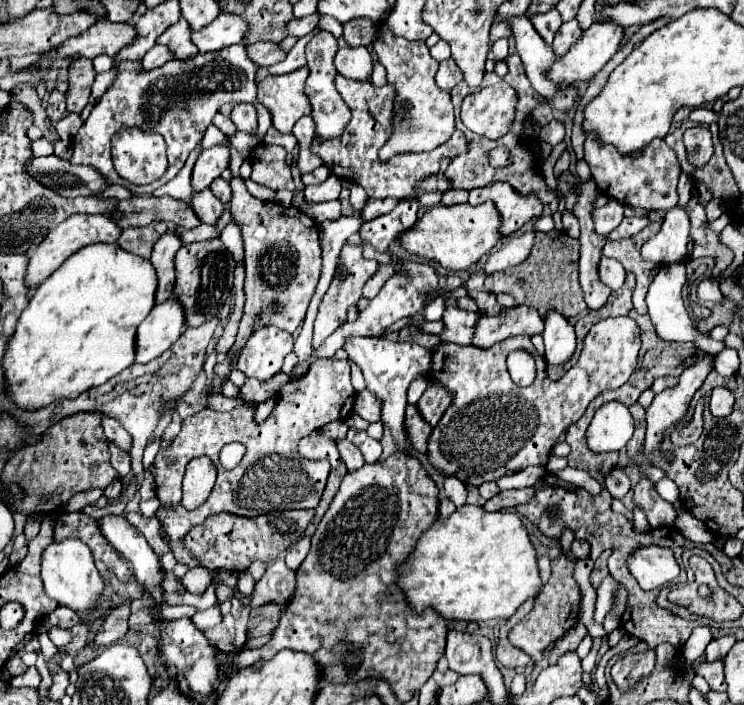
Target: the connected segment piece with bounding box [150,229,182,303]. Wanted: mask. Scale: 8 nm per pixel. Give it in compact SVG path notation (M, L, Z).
M166 231L154 245L152 251L152 265L156 267L158 273L158 291L156 291L156 303L162 303L172 297L172 285L176 283L176 267L174 267L174 257L178 249L182 247L178 231Z

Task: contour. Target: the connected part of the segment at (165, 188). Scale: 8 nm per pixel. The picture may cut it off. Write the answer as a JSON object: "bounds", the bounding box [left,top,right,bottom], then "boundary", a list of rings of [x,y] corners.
{"bounds":[152,142,201,203],"boundary":[[[201,142],[198,143],[196,148],[188,156],[182,171],[172,179],[168,181],[166,185],[162,185],[160,189],[156,189],[152,195],[160,197],[160,195],[170,195],[174,199],[186,199],[186,203],[190,203],[190,193],[192,193],[192,187],[190,187],[190,175],[192,175],[192,169],[194,164],[201,153]]]}

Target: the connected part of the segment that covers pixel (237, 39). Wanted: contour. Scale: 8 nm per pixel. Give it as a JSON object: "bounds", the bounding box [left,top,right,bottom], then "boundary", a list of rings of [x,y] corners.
{"bounds":[192,13,248,53],"boundary":[[[220,13],[210,25],[200,31],[192,31],[192,41],[196,43],[200,53],[218,51],[222,47],[242,43],[244,33],[248,31],[248,23],[234,13]]]}

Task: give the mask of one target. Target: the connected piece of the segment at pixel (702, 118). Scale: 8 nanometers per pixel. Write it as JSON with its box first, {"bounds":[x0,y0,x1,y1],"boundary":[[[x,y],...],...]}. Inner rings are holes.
{"bounds":[690,111,718,125],"boundary":[[[692,111],[690,119],[696,121],[696,123],[704,123],[706,125],[706,123],[718,121],[718,113],[714,113],[714,111]]]}

